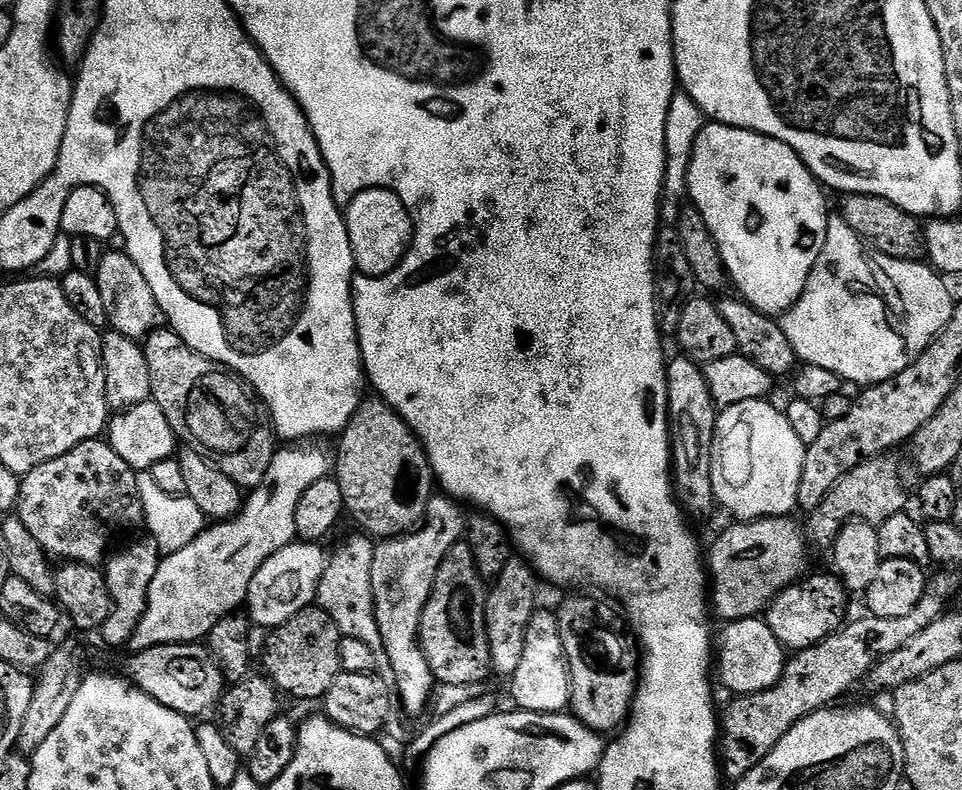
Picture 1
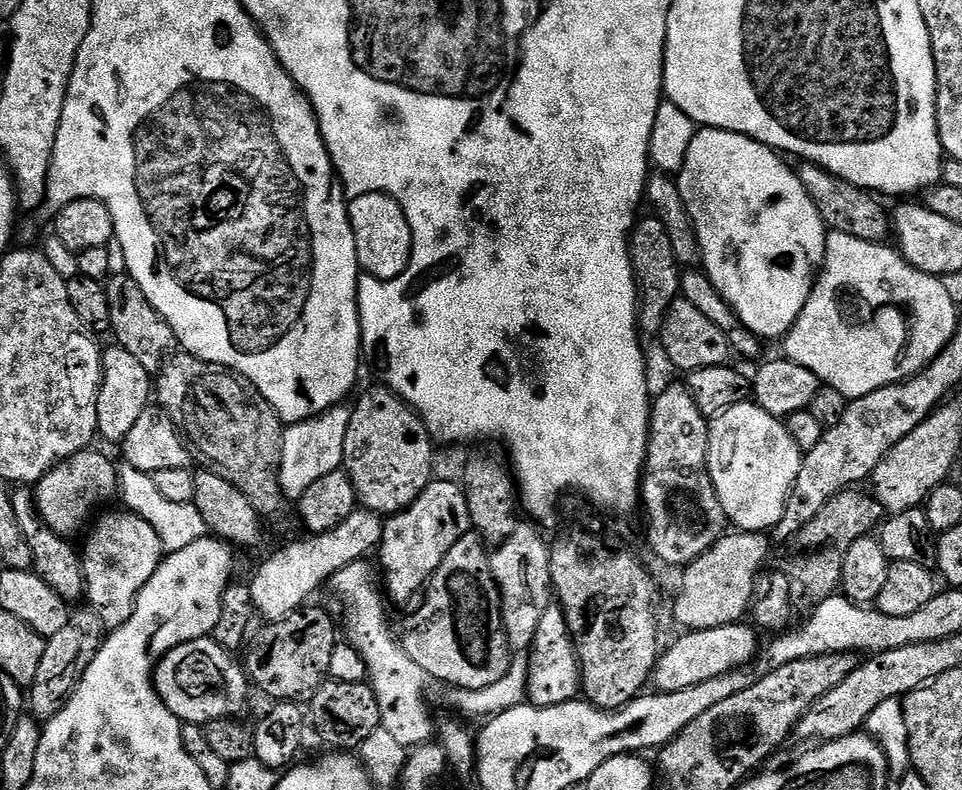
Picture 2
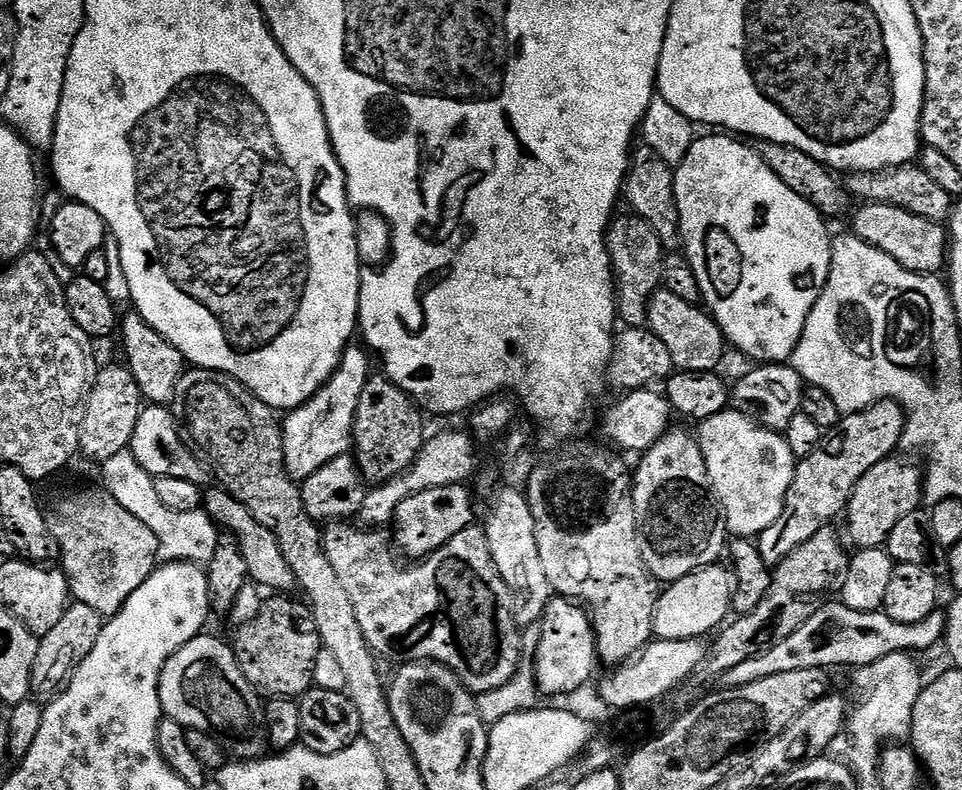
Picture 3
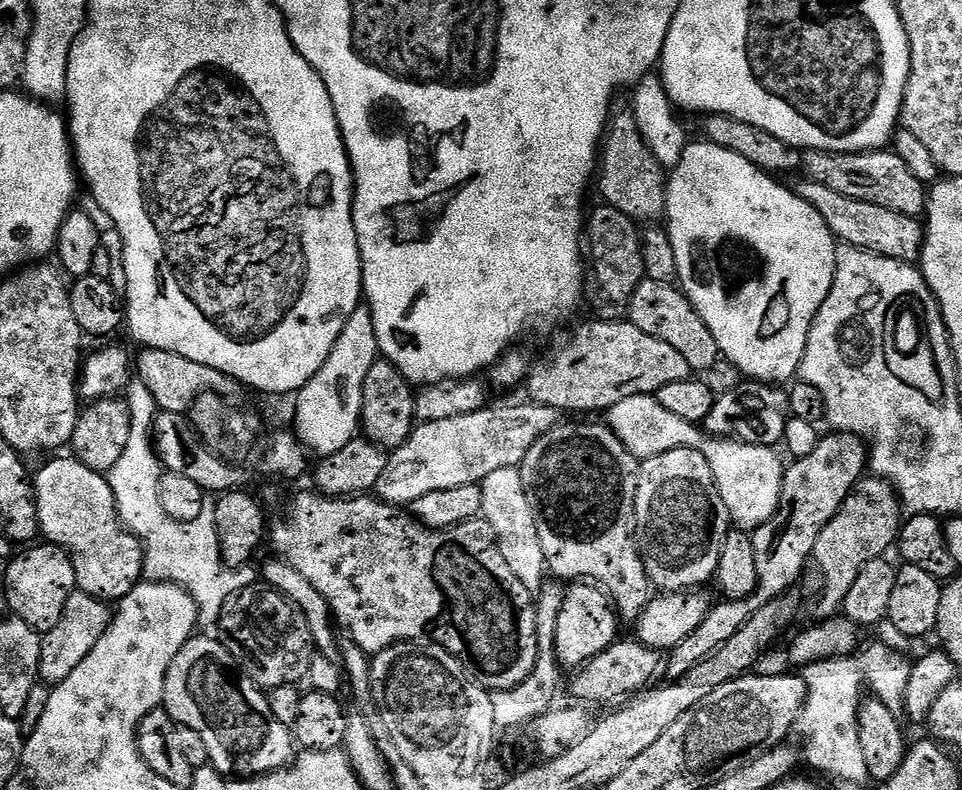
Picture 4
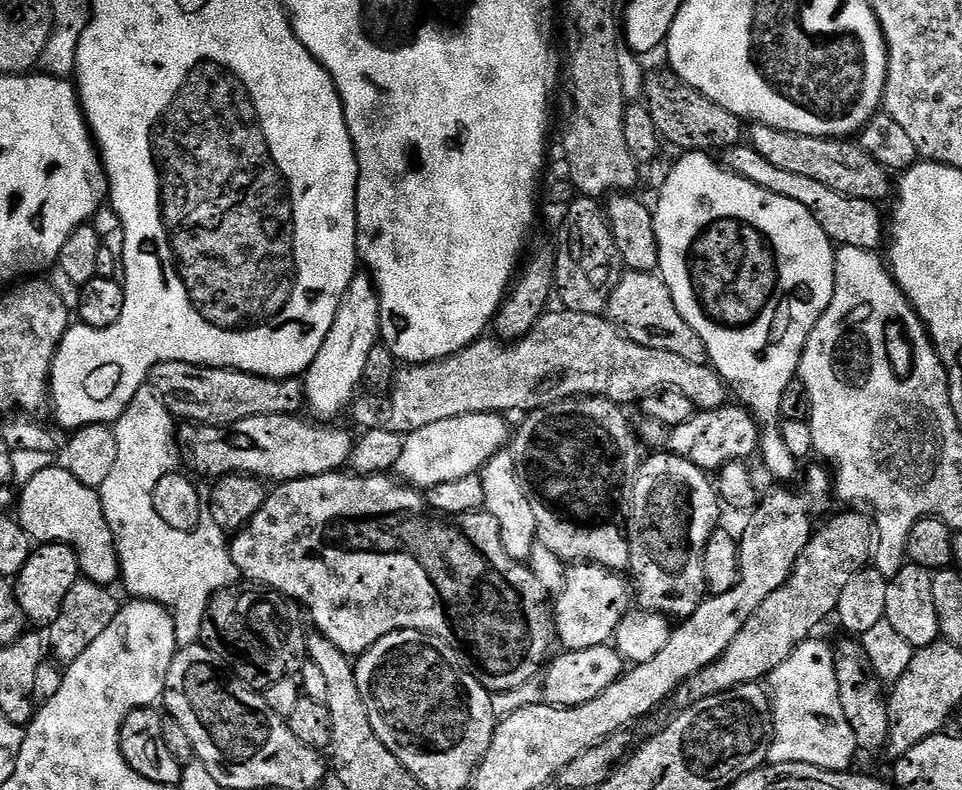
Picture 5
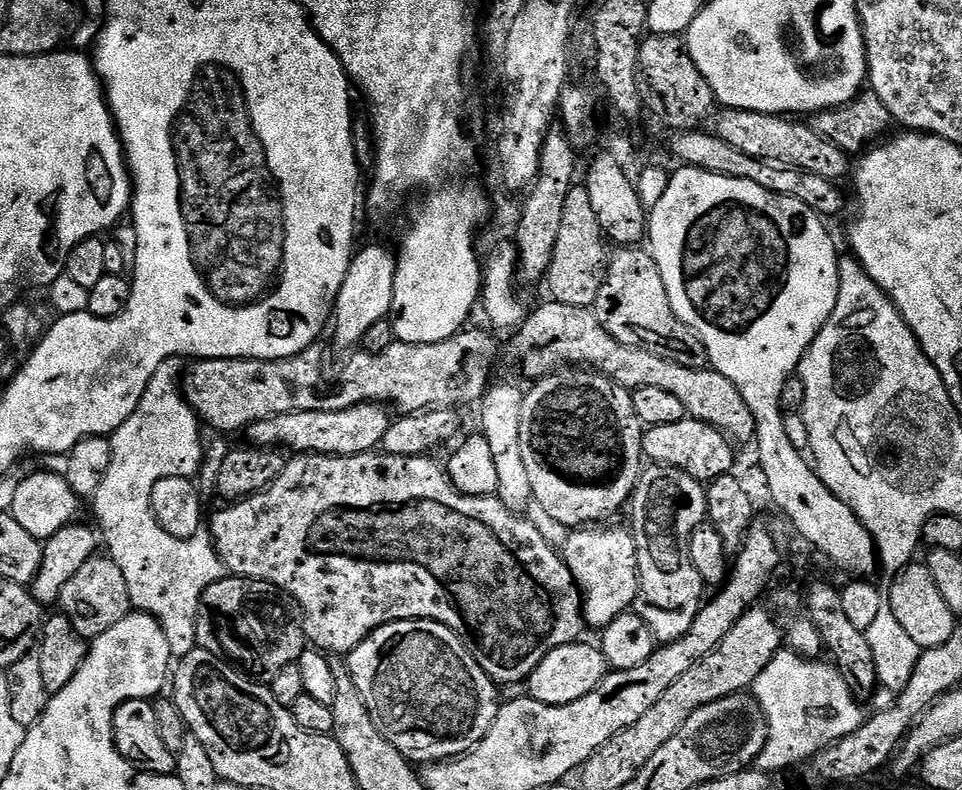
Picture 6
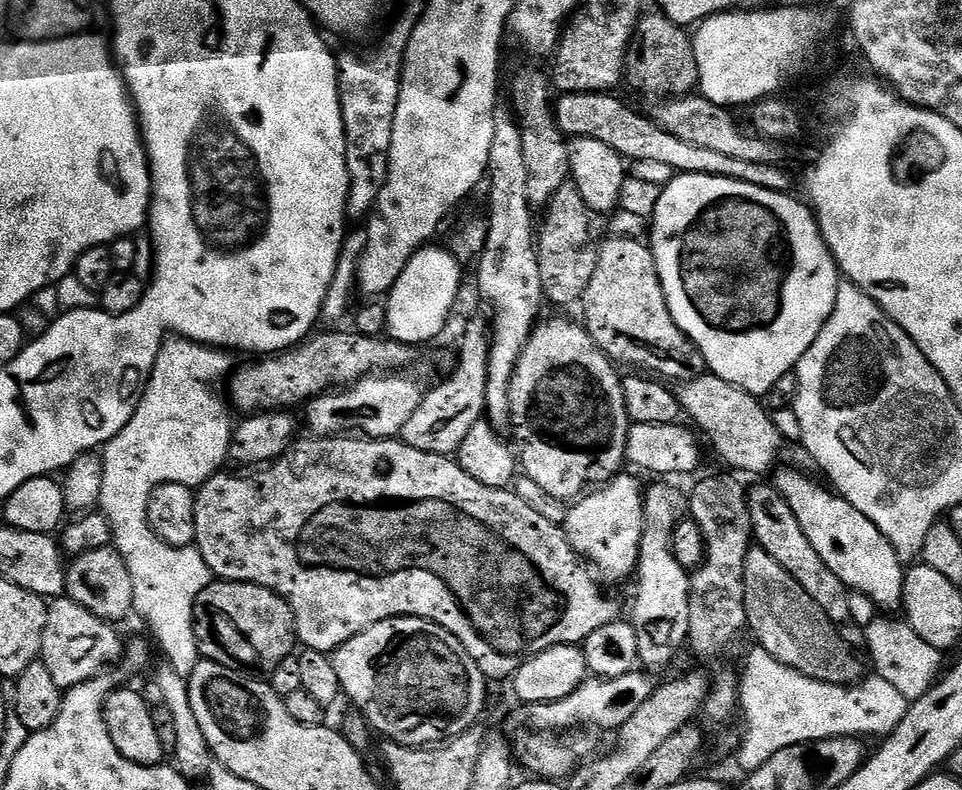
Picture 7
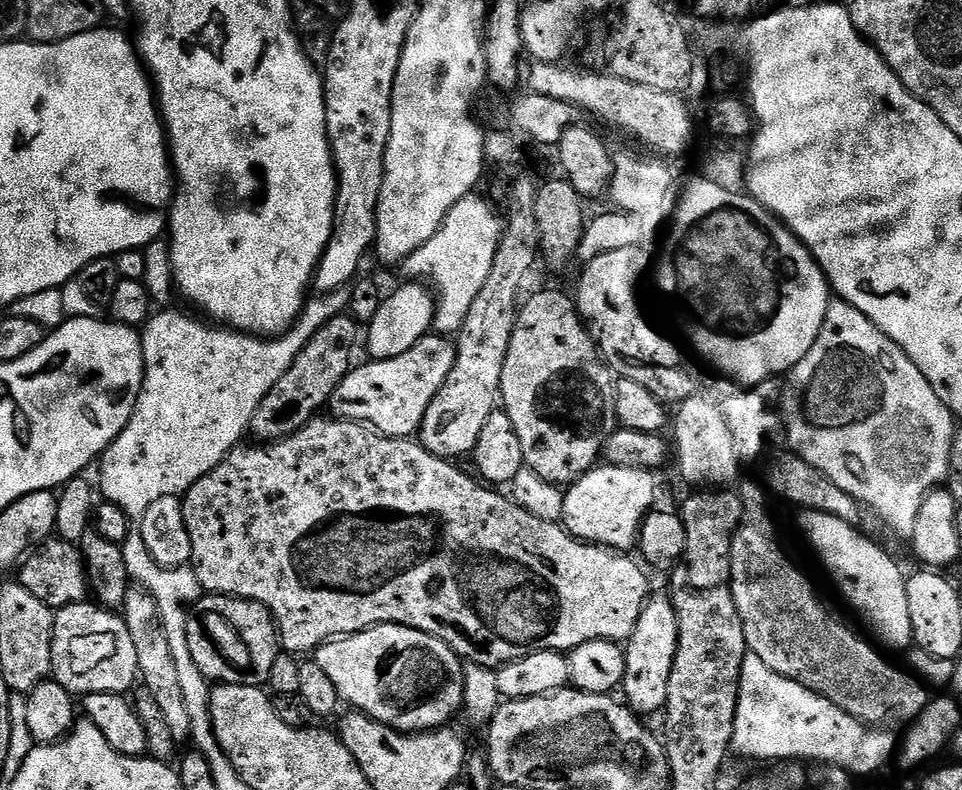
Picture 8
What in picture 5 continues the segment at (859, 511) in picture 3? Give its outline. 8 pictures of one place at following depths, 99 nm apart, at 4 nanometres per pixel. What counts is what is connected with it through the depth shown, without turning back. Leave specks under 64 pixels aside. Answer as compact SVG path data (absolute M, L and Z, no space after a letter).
M856 511L860 512L840 512L813 531L810 542L806 542L806 550L802 550L798 562L794 562L792 576L786 578L786 582L778 586L778 590L774 590L774 594L770 594L754 614L750 614L746 626L738 630L738 638L726 646L719 660L698 670L698 674L676 689L670 697L670 704L676 712L684 712L702 702L702 698L722 694L734 686L763 681L774 669L782 666L790 654L794 654L803 640L815 633L812 631L827 616L835 613L842 589L854 579L854 574L869 567L874 556L873 517L867 511Z

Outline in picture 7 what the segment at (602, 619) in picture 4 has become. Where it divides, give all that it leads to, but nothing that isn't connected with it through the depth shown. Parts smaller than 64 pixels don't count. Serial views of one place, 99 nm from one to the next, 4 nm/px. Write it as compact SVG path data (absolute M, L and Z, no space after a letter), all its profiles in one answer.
M621 474L610 483L601 484L581 496L567 509L562 525L564 534L576 555L587 561L601 577L604 575L608 580L624 580L635 573L640 562L644 494L645 489L640 488L634 477Z

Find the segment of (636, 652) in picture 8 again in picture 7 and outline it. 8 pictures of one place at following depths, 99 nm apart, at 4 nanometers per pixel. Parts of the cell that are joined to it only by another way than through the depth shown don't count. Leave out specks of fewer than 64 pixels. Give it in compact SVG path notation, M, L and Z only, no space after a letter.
M656 482L644 494L644 525L642 526L642 542L640 543L640 562L636 566L636 601L632 604L630 623L636 629L638 638L639 663L645 669L664 668L685 647L688 639L688 618L690 616L690 579L689 569L683 568L672 553L672 535L680 521L689 515L688 496L680 493L672 482Z

